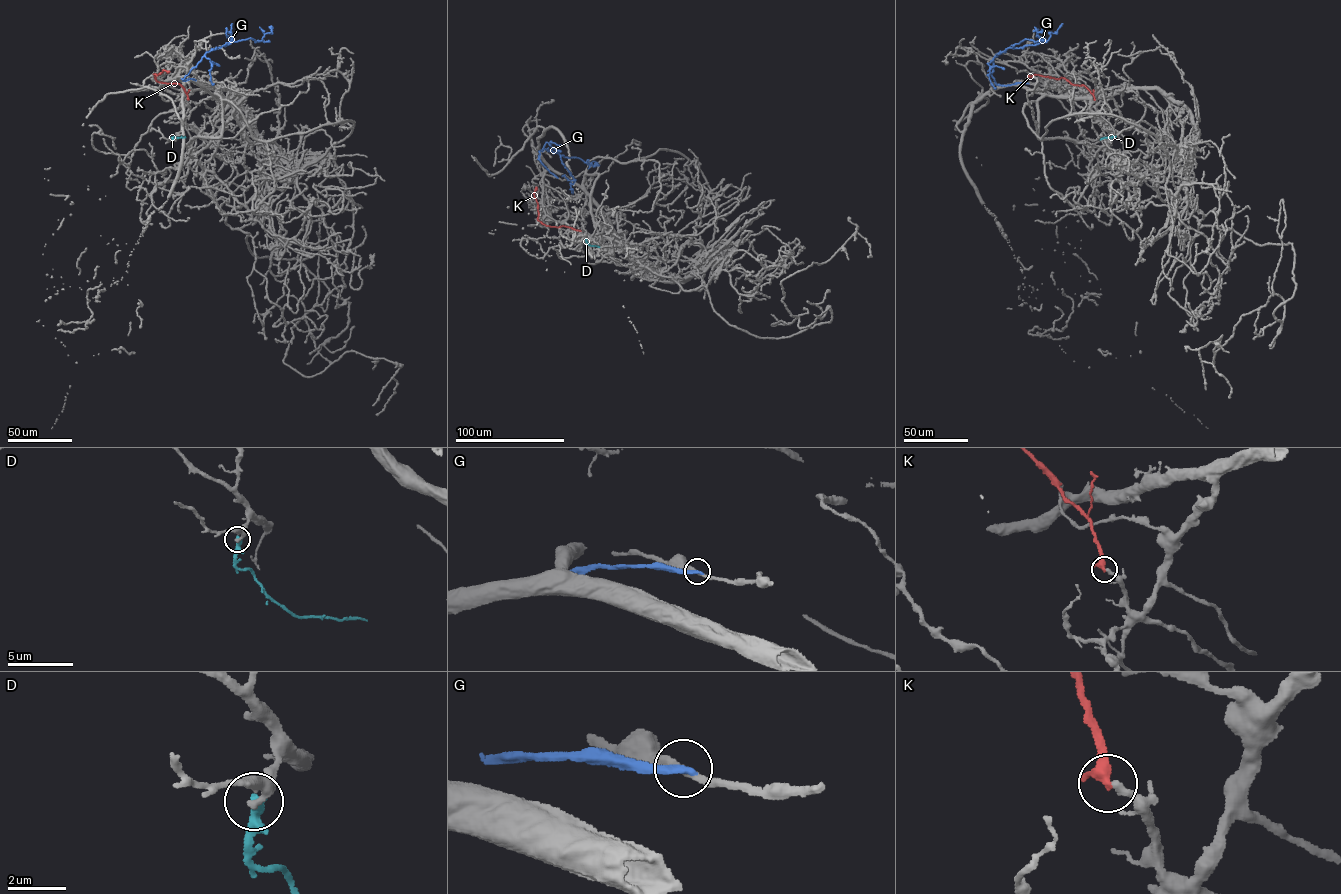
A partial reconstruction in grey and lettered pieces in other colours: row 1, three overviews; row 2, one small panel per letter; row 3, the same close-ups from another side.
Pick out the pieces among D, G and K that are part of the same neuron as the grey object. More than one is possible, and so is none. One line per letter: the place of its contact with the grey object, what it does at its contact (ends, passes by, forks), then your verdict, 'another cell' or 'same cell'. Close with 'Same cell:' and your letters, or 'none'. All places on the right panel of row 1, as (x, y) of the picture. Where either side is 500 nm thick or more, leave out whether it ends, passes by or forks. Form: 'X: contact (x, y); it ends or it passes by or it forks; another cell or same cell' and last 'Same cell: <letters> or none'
D: contact (1100, 139); it ends; another cell
G: contact (1028, 83); it ends; another cell
K: contact (1094, 99); it passes by; another cell
Same cell: none

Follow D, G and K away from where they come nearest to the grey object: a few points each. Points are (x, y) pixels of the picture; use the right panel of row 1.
D: (1100, 139), (1116, 136)
G: (1028, 83), (996, 84), (991, 75), (993, 61), (1025, 39), (1039, 41), (1037, 32), (1044, 27)
K: (1094, 99), (1085, 86), (1073, 84), (1064, 78), (1028, 76)

